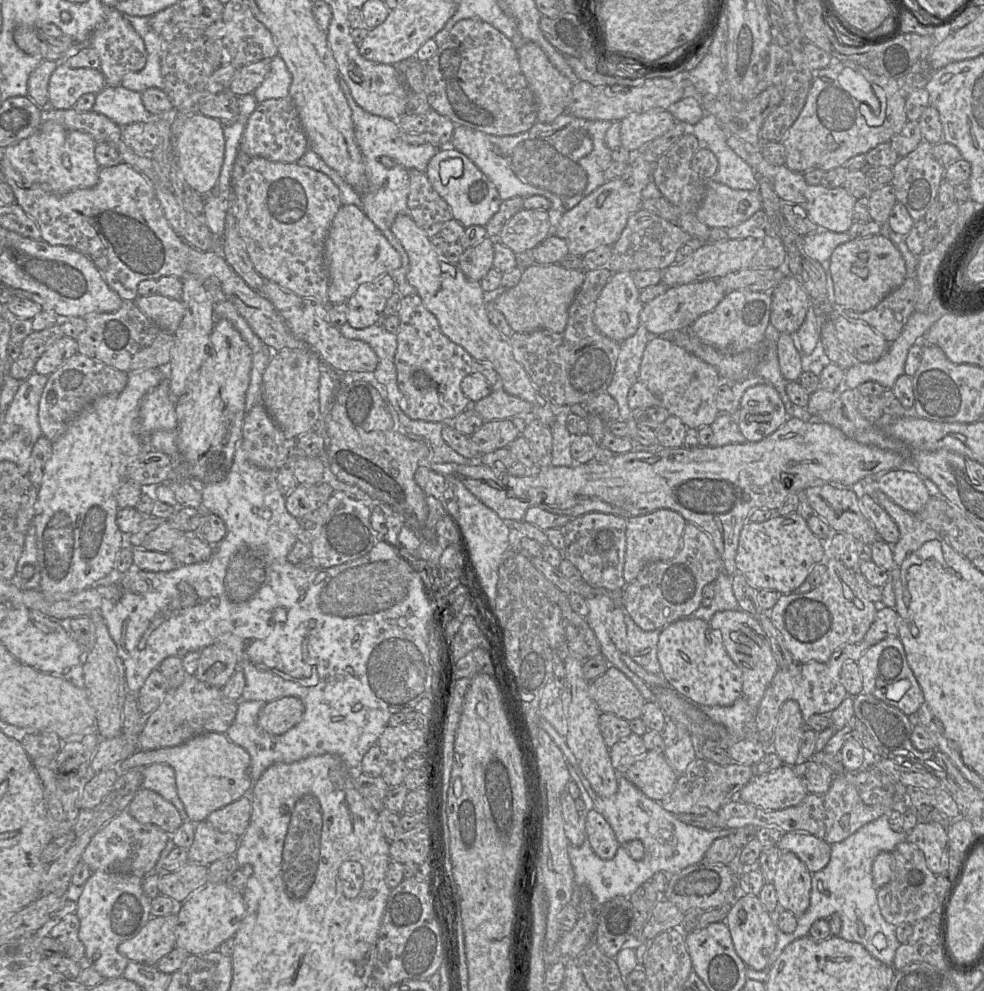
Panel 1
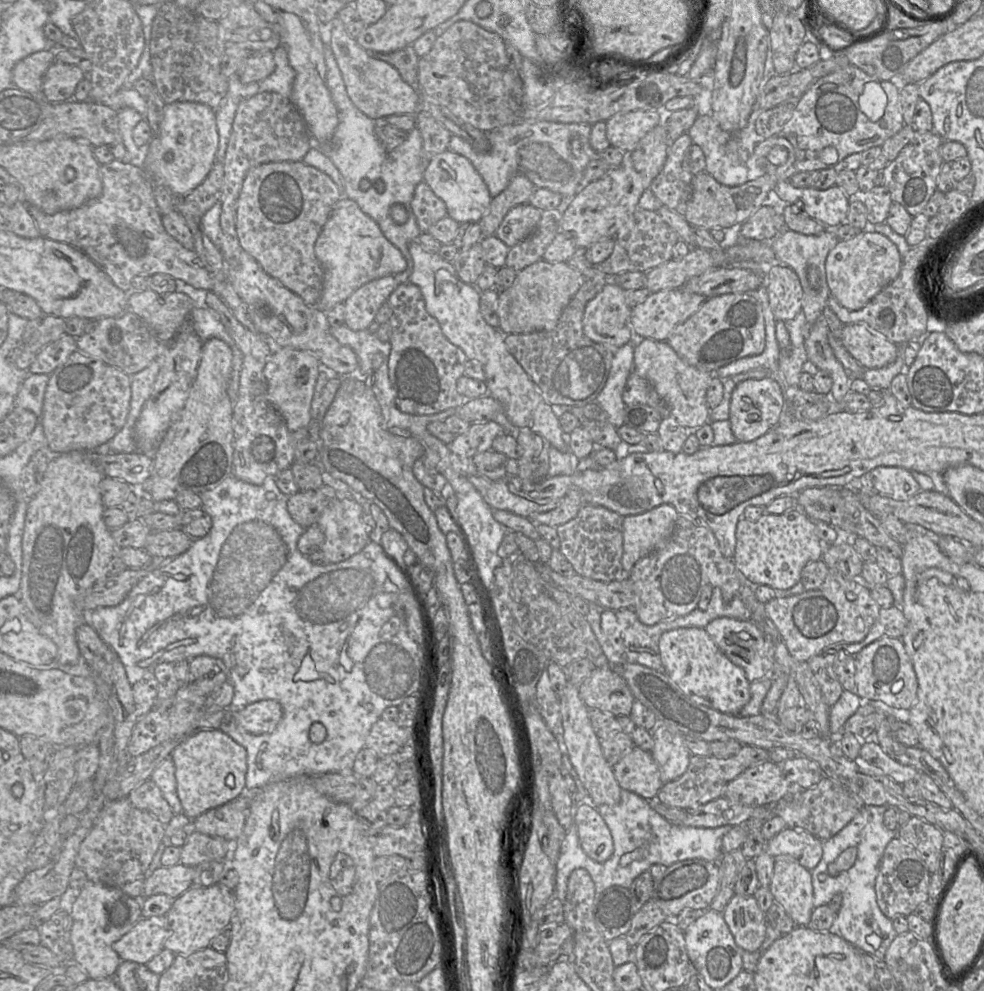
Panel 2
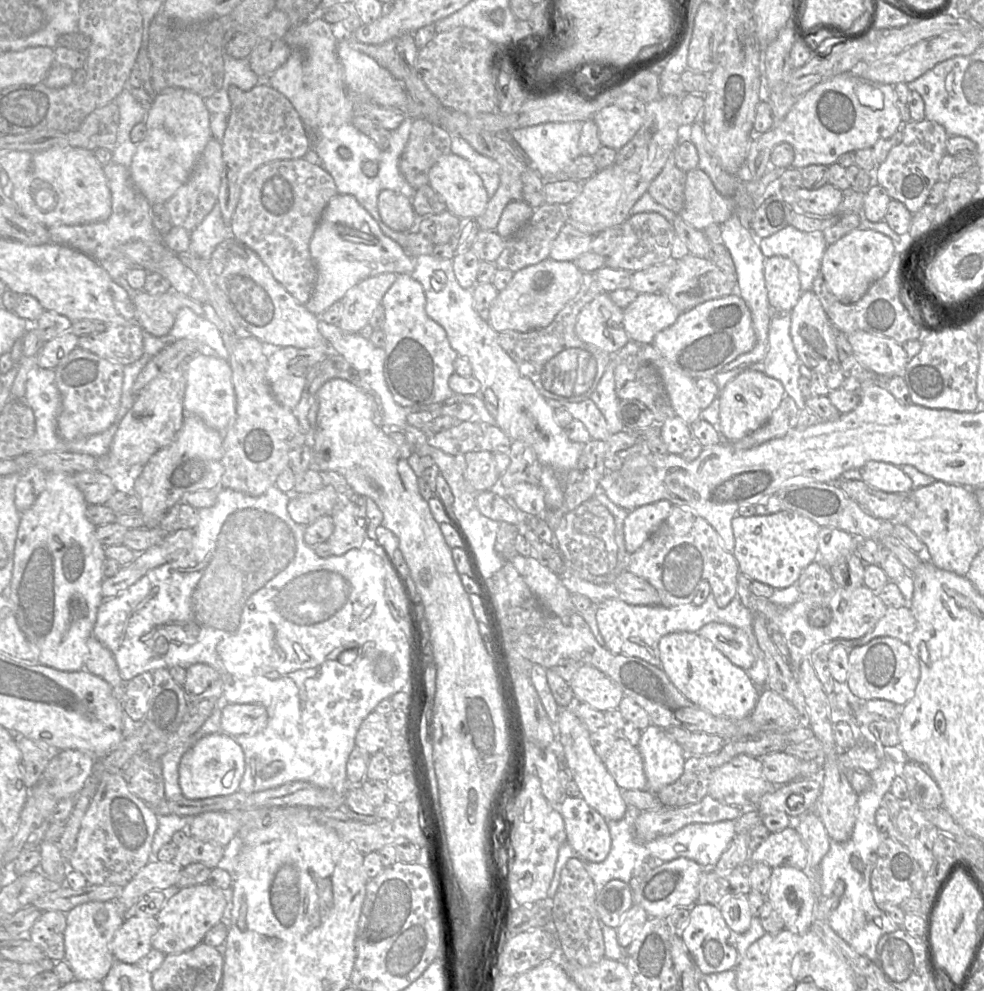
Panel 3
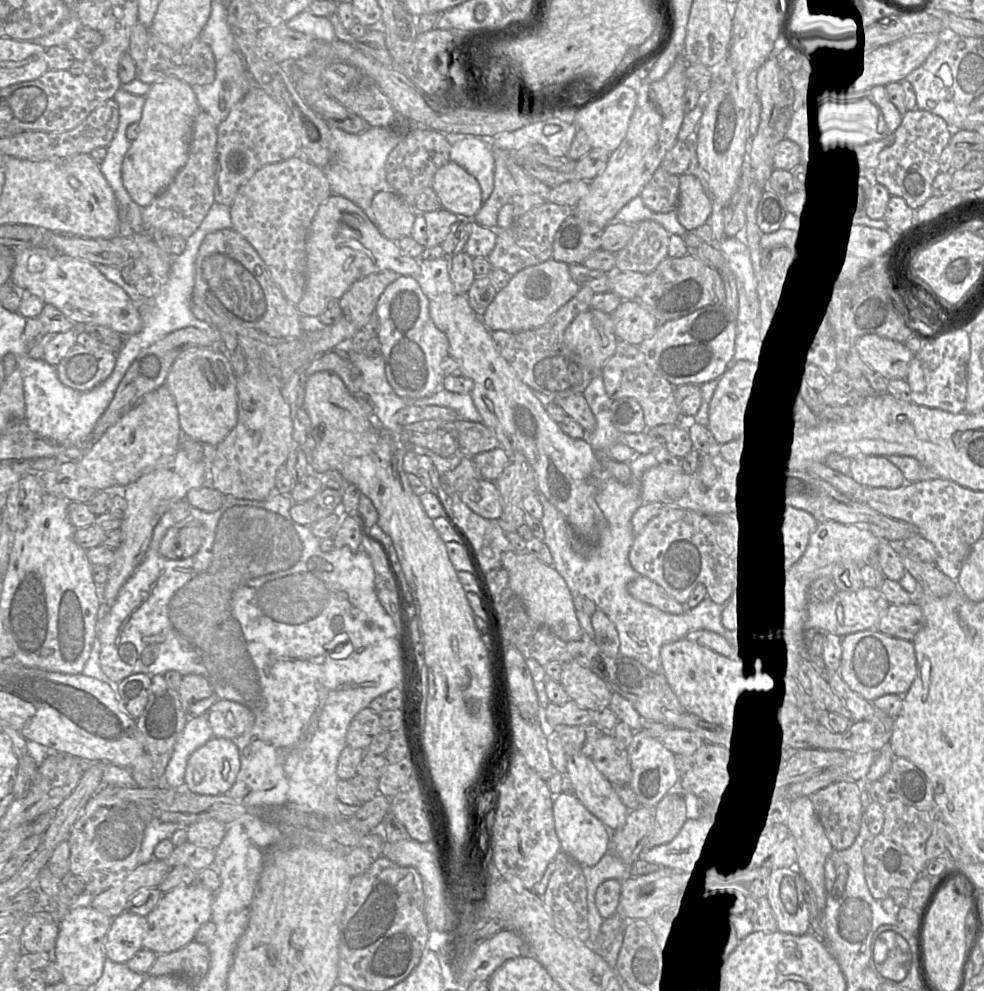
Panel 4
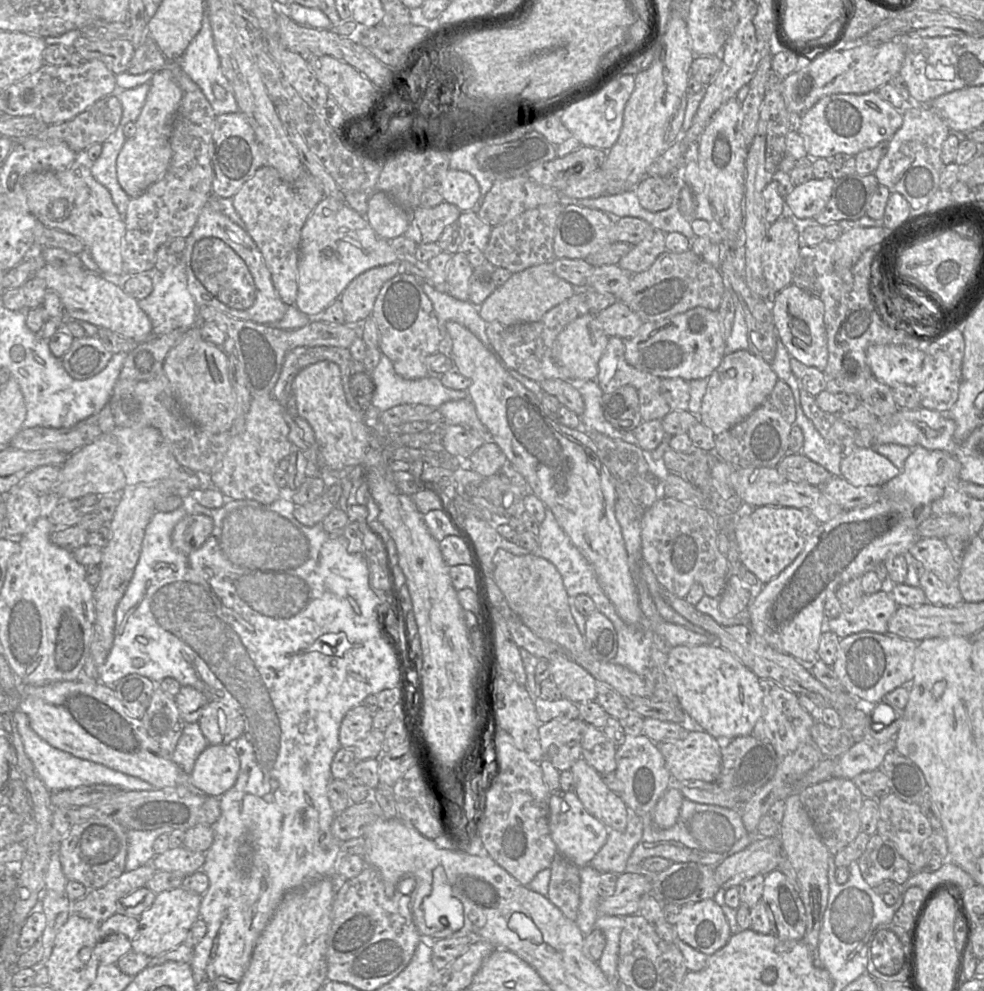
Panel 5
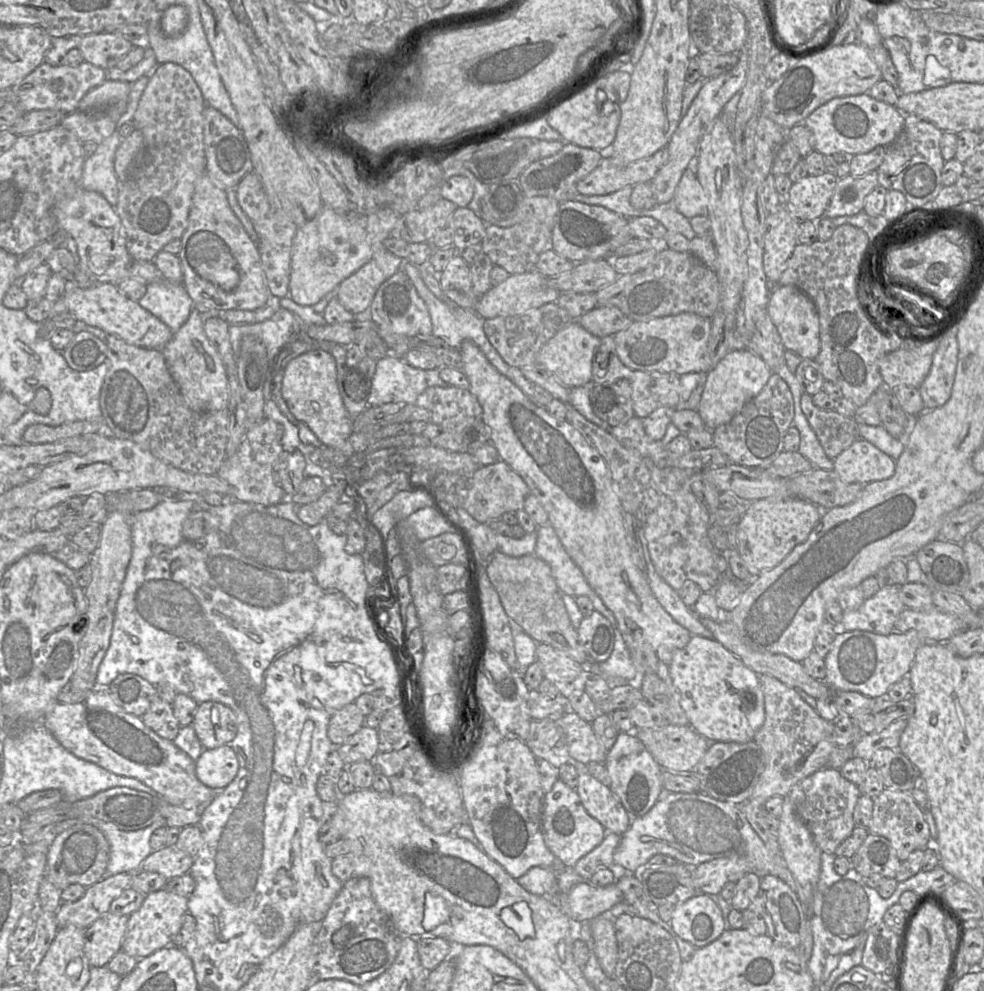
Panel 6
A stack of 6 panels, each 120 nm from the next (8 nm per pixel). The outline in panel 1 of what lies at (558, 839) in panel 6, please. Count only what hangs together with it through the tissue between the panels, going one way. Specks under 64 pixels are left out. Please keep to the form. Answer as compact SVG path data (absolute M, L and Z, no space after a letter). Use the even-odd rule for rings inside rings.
M595 809L587 813L585 832L592 850L602 859L612 859L619 847L615 833L602 814Z

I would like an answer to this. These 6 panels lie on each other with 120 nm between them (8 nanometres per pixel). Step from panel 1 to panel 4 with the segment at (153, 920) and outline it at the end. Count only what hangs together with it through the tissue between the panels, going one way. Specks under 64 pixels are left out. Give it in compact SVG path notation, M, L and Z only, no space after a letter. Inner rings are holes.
M123 912L112 918L105 941L106 957L116 963L126 963L139 950L147 930L145 916Z

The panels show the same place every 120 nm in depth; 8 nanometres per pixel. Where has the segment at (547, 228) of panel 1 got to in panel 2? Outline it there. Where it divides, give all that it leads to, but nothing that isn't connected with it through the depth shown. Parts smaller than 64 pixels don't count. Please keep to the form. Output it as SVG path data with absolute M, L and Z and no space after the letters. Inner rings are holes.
M529 203L515 206L506 214L495 234L511 248L535 230L542 212Z

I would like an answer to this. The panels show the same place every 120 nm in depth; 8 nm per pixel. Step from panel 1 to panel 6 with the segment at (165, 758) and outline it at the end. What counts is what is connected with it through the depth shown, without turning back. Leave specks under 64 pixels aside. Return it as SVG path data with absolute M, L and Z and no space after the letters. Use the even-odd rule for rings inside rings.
M230 745L203 750L195 761L197 778L207 787L221 792L236 777L239 762Z

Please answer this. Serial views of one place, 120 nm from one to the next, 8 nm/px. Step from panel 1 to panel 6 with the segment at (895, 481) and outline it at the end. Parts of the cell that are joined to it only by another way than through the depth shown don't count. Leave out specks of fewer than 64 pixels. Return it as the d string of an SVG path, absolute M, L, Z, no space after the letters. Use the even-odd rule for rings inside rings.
M863 438L842 451L833 463L843 482L861 485L888 479L896 469L894 459Z

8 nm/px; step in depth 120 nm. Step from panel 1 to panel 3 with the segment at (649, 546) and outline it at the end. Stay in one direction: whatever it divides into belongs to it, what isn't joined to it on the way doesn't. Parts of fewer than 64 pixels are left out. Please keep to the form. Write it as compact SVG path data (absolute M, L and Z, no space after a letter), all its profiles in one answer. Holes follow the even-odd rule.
M660 500L629 511L624 521L625 547L628 553L634 553L668 518L672 504Z

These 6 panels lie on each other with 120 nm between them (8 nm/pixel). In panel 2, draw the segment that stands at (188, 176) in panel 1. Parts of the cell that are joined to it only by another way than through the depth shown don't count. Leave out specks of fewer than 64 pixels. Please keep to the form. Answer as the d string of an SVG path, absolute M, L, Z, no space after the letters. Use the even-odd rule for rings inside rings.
M197 102L165 104L159 133L147 145L143 169L154 183L166 186L176 197L183 197L199 186L210 172L218 144L214 109Z

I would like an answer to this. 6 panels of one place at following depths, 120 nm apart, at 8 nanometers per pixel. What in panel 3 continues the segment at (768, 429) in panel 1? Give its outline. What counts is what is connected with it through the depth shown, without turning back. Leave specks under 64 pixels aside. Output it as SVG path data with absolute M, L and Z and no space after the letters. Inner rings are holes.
M745 370L723 388L719 405L718 430L728 442L740 440L765 424L785 396L782 383L764 372Z

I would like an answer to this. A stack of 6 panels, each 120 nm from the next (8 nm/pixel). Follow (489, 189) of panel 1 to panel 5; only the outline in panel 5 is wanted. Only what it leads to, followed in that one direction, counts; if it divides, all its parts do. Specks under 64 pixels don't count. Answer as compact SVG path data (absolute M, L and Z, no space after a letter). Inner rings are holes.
M449 169L440 183L443 201L455 205L461 212L472 211L480 197L475 178L465 171Z

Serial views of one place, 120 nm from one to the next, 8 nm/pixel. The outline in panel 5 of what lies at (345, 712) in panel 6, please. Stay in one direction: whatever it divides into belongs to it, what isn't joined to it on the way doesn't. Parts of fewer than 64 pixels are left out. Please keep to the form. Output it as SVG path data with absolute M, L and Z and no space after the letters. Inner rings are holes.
M363 705L356 706L345 714L339 728L341 747L353 748L367 736L373 729L373 714Z

